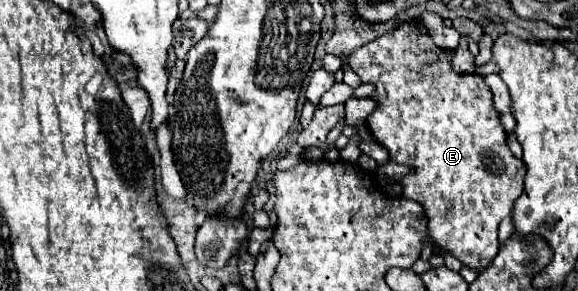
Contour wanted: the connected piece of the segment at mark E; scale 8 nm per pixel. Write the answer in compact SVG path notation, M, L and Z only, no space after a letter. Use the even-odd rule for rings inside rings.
M413 18L407 24L399 24L391 32L371 40L363 48L355 48L347 56L349 66L361 76L363 82L375 84L375 92L369 96L377 102L377 108L367 116L365 126L371 136L389 152L389 160L407 164L413 170L399 178L403 198L411 198L423 204L429 218L429 236L433 244L459 258L465 266L475 270L487 268L487 264L499 252L499 222L511 214L515 200L523 192L525 164L517 160L507 146L507 132L501 116L491 104L491 90L479 74L459 74L453 70L453 50L439 48L421 18Z

